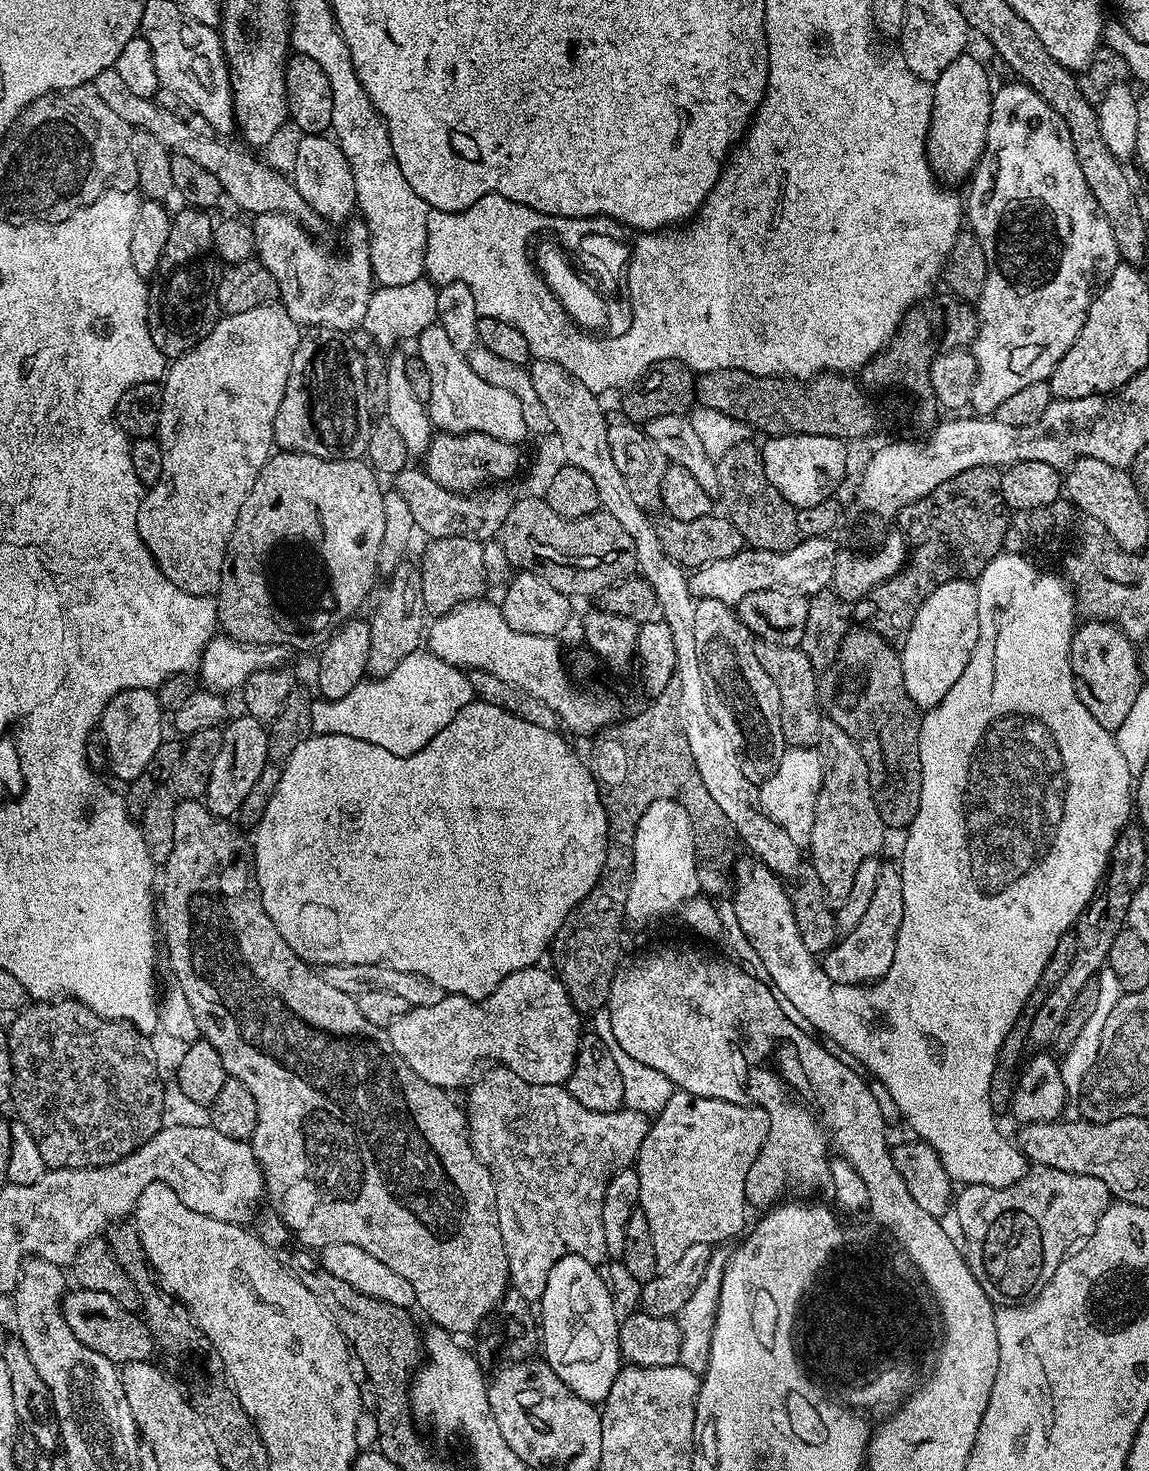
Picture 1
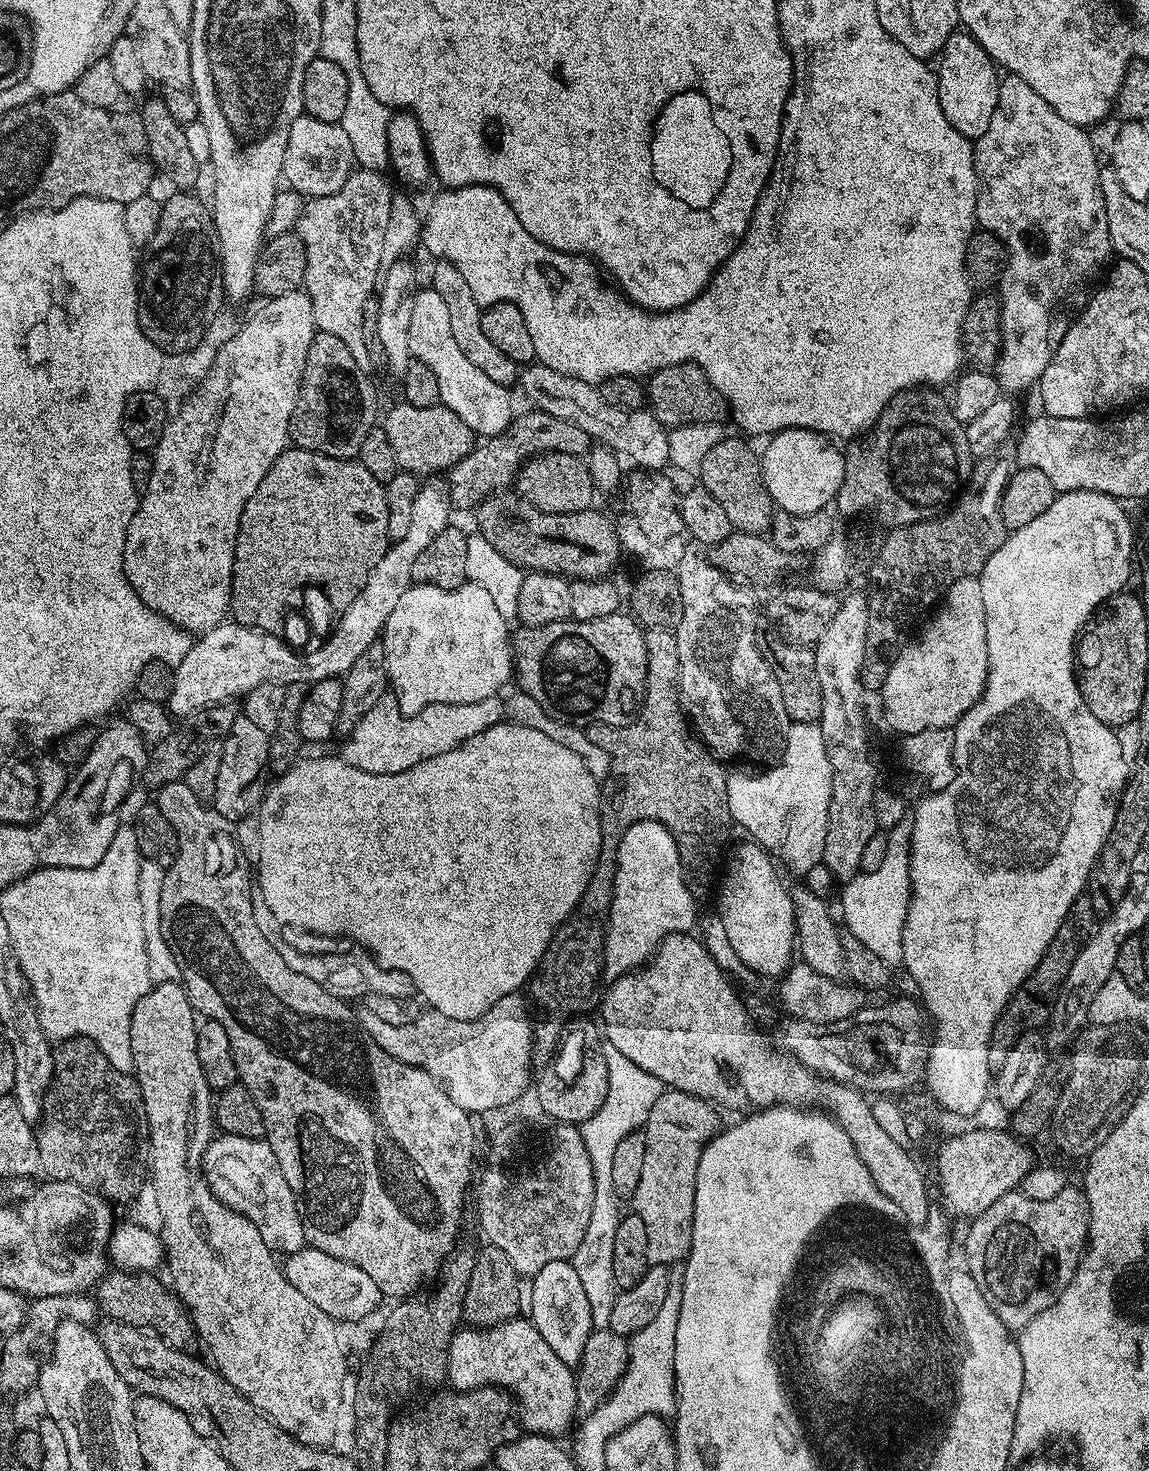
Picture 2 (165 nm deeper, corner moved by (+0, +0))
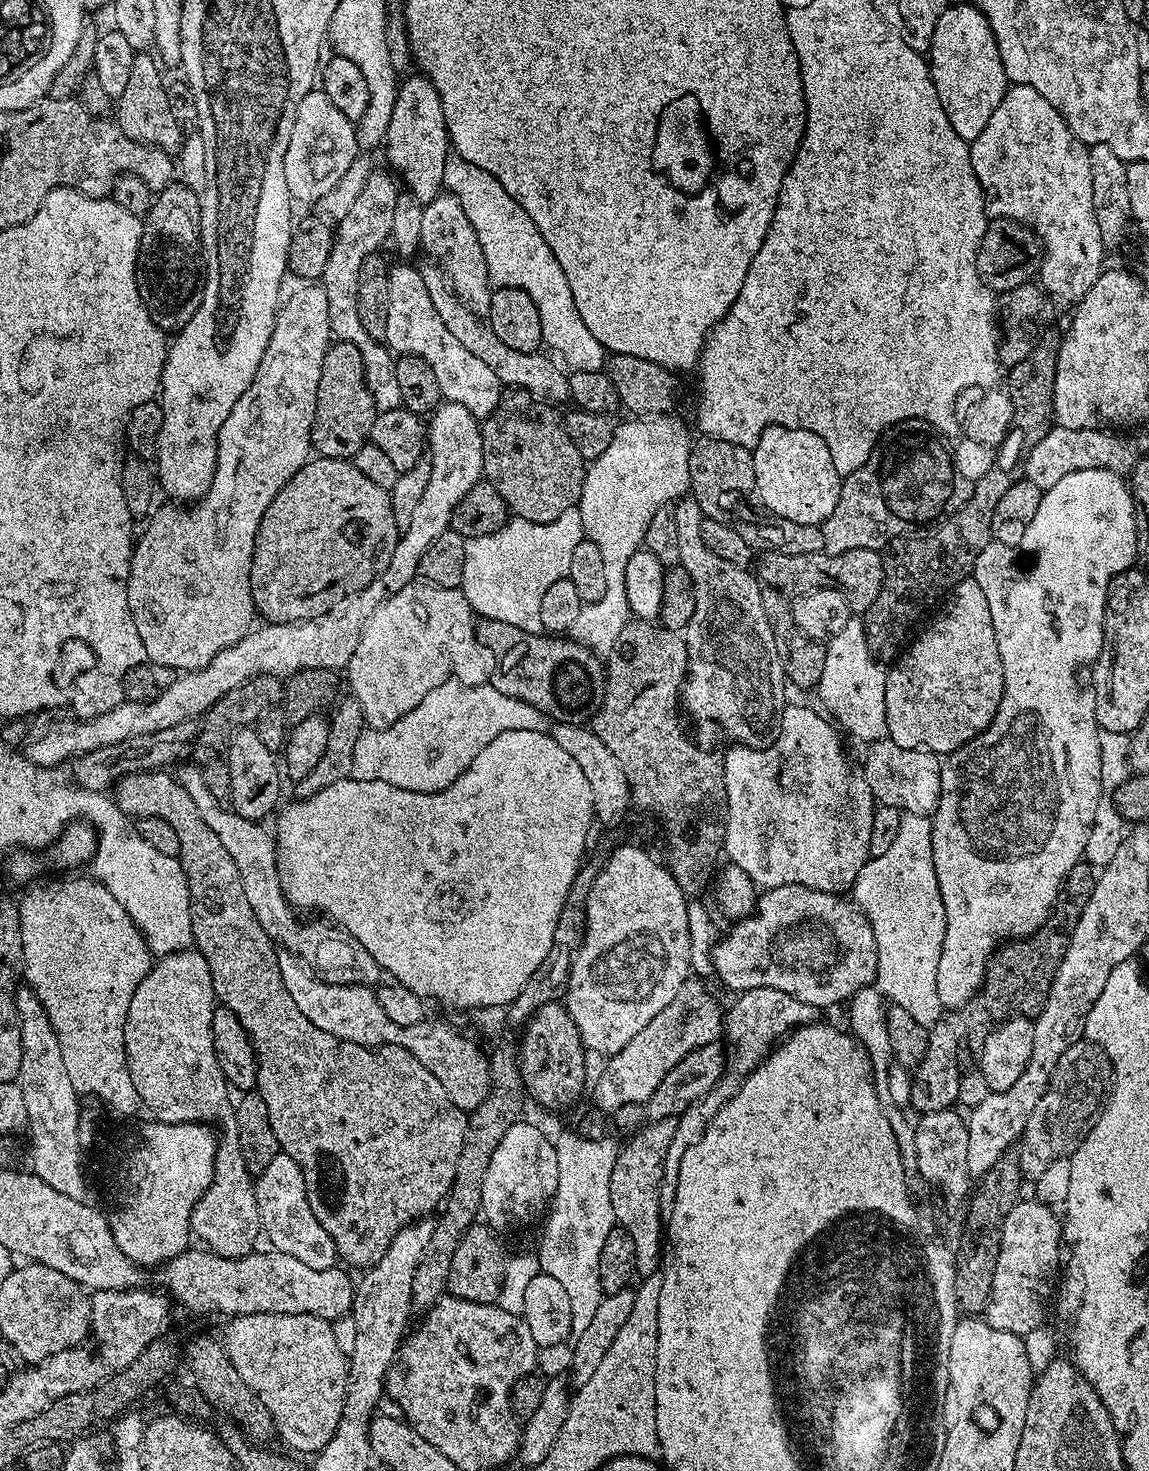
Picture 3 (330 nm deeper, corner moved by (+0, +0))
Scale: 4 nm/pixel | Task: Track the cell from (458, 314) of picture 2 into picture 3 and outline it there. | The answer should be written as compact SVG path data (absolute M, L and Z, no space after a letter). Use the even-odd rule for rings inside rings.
M444 190L440 195L434 197L428 204L424 205L422 210L422 238L420 239L423 251L428 251L427 259L438 265L452 289L456 291L456 297L468 307L474 315L481 318L487 317L490 310L490 298L494 288L488 282L488 271L486 270L486 254L482 254L482 245L478 243L478 234L474 234L474 226L470 226L470 218L466 218L466 210L454 198L452 193Z

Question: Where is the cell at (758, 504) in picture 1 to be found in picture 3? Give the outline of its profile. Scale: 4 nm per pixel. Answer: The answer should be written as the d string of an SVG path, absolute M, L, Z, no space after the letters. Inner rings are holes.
M704 436L700 441L697 439L693 443L688 465L691 499L698 502L707 519L719 520L724 517L732 522L752 522L757 519L757 505L754 503L756 483L751 448L734 446L734 442L722 442Z

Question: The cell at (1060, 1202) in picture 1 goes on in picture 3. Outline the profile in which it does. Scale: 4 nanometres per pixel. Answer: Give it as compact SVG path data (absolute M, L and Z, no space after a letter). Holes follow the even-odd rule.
M1035 1198L1021 1199L1006 1214L1006 1222L1002 1226L1002 1242L998 1262L994 1266L994 1286L988 1299L986 1319L994 1330L1006 1330L1018 1337L1031 1334L1035 1328L1045 1323L1044 1315L1048 1312L1048 1299L1053 1299L1058 1288L1058 1273L1061 1271L1060 1248L1062 1249L1062 1220L1056 1216L1051 1207L1041 1204Z

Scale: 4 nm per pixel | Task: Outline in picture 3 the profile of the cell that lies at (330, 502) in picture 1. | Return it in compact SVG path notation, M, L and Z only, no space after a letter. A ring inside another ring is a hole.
M329 456L309 459L278 490L274 502L266 506L254 552L250 562L250 590L257 613L269 624L294 624L302 620L317 620L322 614L370 582L390 562L394 546L400 541L400 531L394 522L389 489L370 482L351 459L335 460Z

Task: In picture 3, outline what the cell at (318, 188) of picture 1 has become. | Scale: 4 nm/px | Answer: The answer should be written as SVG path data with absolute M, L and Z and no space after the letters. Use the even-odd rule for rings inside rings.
M313 90L298 102L294 126L290 130L290 146L286 146L284 169L286 186L293 201L308 200L314 202L330 190L350 170L350 162L358 155L356 147L356 125L337 110L334 102L326 98L322 90Z

